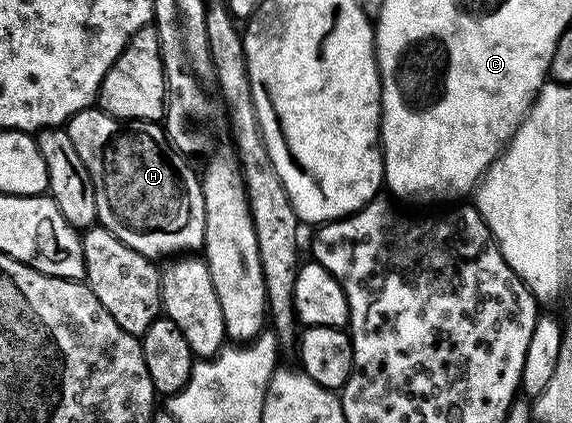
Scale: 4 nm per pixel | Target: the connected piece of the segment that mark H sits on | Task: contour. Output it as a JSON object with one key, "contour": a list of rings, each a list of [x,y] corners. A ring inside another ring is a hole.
{"contour":[[[90,108],[79,112],[70,118],[67,129],[71,136],[71,144],[75,144],[75,152],[79,152],[79,157],[87,168],[91,176],[91,184],[95,188],[95,208],[97,209],[97,222],[104,226],[106,230],[113,233],[119,240],[123,240],[125,246],[129,246],[135,252],[139,252],[145,258],[158,260],[164,254],[168,256],[181,256],[186,252],[197,252],[205,244],[205,209],[203,208],[203,192],[201,191],[201,180],[197,172],[193,172],[188,166],[186,155],[181,154],[169,142],[169,137],[165,135],[165,127],[161,122],[131,122],[119,118],[112,118],[100,108]]]}

